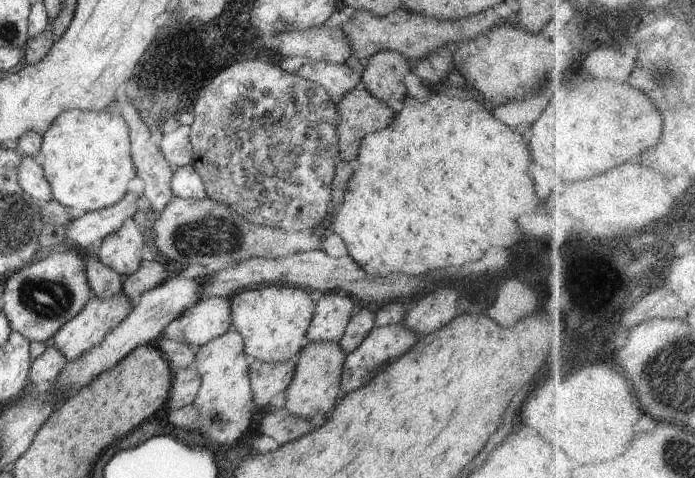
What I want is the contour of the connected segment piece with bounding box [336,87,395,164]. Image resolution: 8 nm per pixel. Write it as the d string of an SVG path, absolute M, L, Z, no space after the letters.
M363 87L350 90L336 104L336 109L340 118L337 129L339 153L353 164L359 156L364 136L384 130L395 116L386 103L371 96Z

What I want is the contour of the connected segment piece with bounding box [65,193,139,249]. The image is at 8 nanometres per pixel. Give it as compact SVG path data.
M127 193L113 206L86 212L82 218L76 218L66 226L65 238L73 249L92 248L94 242L103 242L110 234L117 232L126 220L137 213L139 196Z

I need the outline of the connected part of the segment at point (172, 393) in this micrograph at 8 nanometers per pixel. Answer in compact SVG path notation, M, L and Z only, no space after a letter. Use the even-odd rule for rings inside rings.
M194 367L175 370L172 374L171 388L168 392L168 408L177 410L192 405L200 389L200 376Z

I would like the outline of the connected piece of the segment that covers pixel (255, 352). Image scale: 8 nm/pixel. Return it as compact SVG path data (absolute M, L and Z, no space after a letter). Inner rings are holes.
M277 283L230 296L231 325L242 336L249 360L285 362L306 347L305 335L315 312L315 302L309 293L306 289Z

